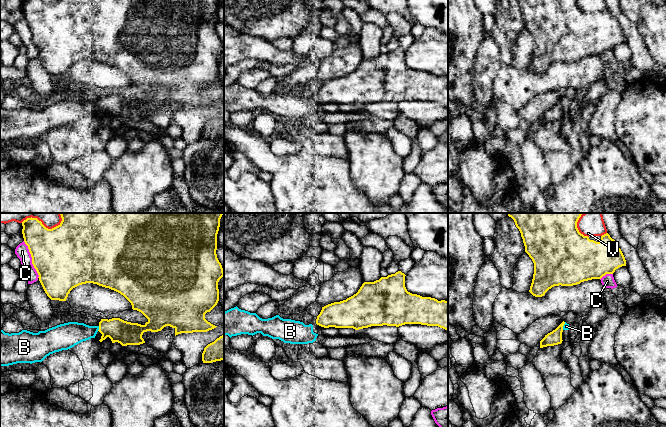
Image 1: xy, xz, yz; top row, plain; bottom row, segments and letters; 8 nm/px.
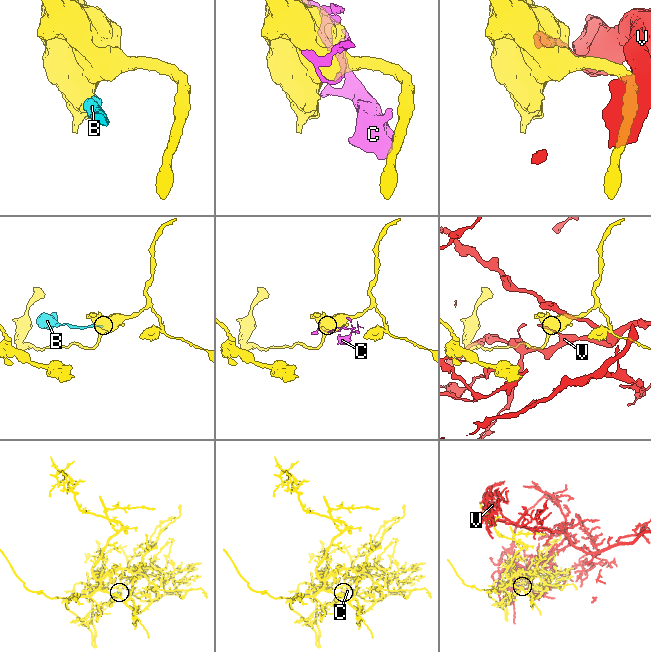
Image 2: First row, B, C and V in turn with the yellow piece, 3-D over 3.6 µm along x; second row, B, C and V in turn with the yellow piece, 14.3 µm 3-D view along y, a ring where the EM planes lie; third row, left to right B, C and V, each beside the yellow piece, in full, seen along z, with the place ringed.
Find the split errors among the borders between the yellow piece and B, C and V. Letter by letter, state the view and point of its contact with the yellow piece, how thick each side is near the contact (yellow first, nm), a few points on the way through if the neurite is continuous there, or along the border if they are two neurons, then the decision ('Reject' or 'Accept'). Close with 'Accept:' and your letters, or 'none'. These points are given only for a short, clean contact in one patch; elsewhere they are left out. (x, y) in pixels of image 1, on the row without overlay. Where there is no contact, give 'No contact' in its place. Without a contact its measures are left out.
B: Touches yellow at xy (99, 104). Thickness 190 nm (yellow) against 190 nm. Accept
C: Touches yellow at xy (32, 35). Thickness 480 nm (yellow) against 110 nm. Reject
V: Touches yellow at yz (579, 8). Thickness 460 nm (yellow) against 100 nm. Reject
Accept: B

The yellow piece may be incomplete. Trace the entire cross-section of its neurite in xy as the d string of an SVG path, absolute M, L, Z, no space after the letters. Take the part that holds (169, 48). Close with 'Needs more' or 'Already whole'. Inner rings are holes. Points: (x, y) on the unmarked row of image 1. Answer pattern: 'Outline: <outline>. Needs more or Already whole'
Outline: M22 0L22 2L24 18L28 22L31 30L32 40L39 51L38 54L45 69L51 76L66 77L68 70L73 64L82 60L93 59L123 71L131 79L132 85L141 88L148 97L144 101L141 101L138 99L127 98L120 94L112 94L109 96L101 95L98 102L89 102L78 98L68 98L49 104L45 107L39 107L38 109L22 106L19 109L9 110L0 106L0 142L9 142L17 139L32 140L35 138L42 138L50 130L68 126L83 117L95 114L98 107L102 110L101 115L99 116L100 118L109 113L112 119L118 118L122 122L127 122L145 119L142 114L144 108L158 108L166 102L175 105L175 112L181 109L207 108L217 103L205 95L205 90L210 88L217 81L219 77L218 58L224 52L222 41L216 30L217 10L220 0L60 0L52 5L46 4L43 0Z. Needs more

